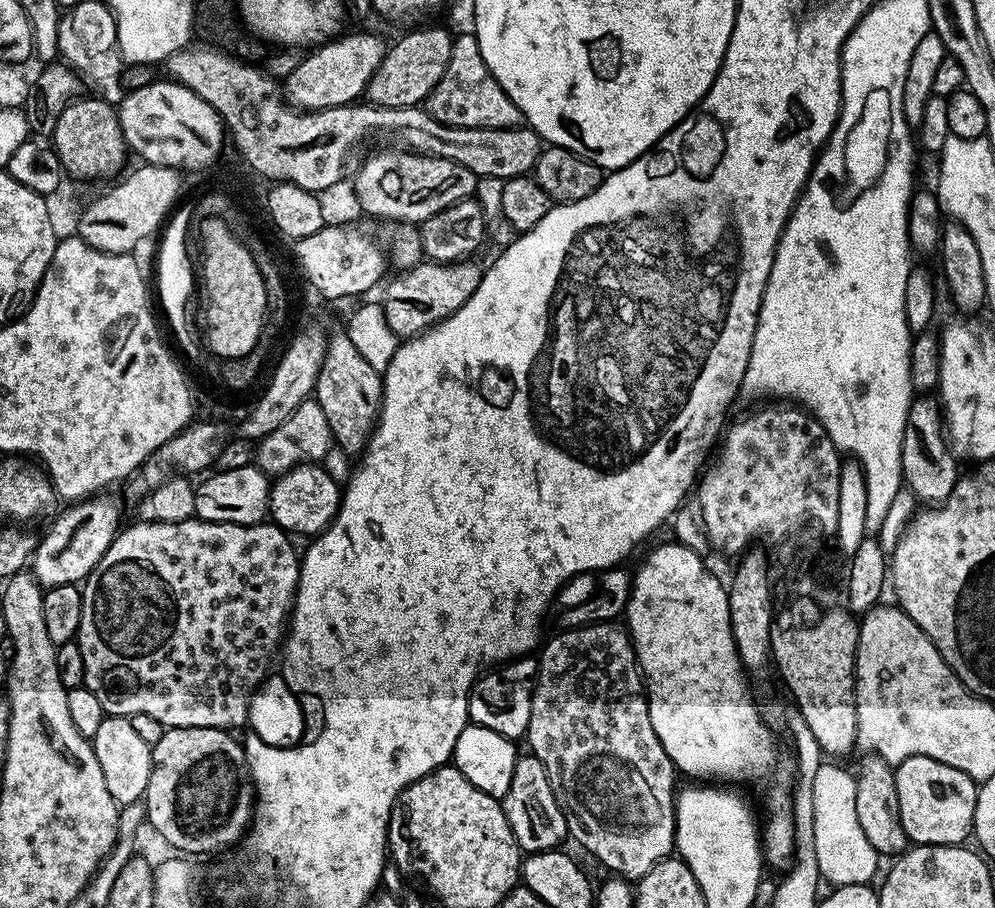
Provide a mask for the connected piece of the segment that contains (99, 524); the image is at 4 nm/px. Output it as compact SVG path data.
M108 494L77 501L67 508L70 509L61 511L53 519L33 553L33 575L46 588L86 580L120 530L120 510L117 502Z

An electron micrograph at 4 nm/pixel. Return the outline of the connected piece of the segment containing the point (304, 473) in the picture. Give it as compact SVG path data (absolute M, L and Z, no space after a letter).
M319 463L298 464L284 475L275 477L268 497L268 510L271 519L285 532L312 538L332 523L340 508L341 495L342 488Z

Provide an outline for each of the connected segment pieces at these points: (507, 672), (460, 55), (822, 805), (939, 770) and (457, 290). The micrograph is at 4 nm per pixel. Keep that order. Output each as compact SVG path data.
M527 655L481 674L468 692L469 721L486 730L494 730L494 734L502 734L513 742L519 741L519 736L520 739L527 737L537 667L537 661L531 655Z
M471 31L457 35L452 42L450 62L446 62L445 73L438 79L426 99L426 111L438 122L450 126L466 126L467 128L518 128L522 117L518 106L498 86L498 78L490 74L490 66L482 58L478 50L478 42Z
M823 762L818 768L812 791L814 848L821 879L835 887L871 883L880 855L867 841L859 825L856 777L851 771L848 773L834 764L837 763Z
M911 756L895 765L898 786L898 814L902 830L906 830L909 841L918 844L963 845L973 835L972 823L976 809L977 781L971 780L962 770L946 766L925 756Z
M424 260L415 267L399 273L386 288L382 305L390 329L400 338L410 338L427 331L450 314L456 313L481 284L483 269L472 260L448 264Z

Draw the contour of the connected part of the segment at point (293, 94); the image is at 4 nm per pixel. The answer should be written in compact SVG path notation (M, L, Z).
M346 32L321 43L317 52L309 56L307 53L297 69L283 79L282 91L287 103L301 111L332 109L351 104L365 93L369 80L384 57L386 40L372 32Z

